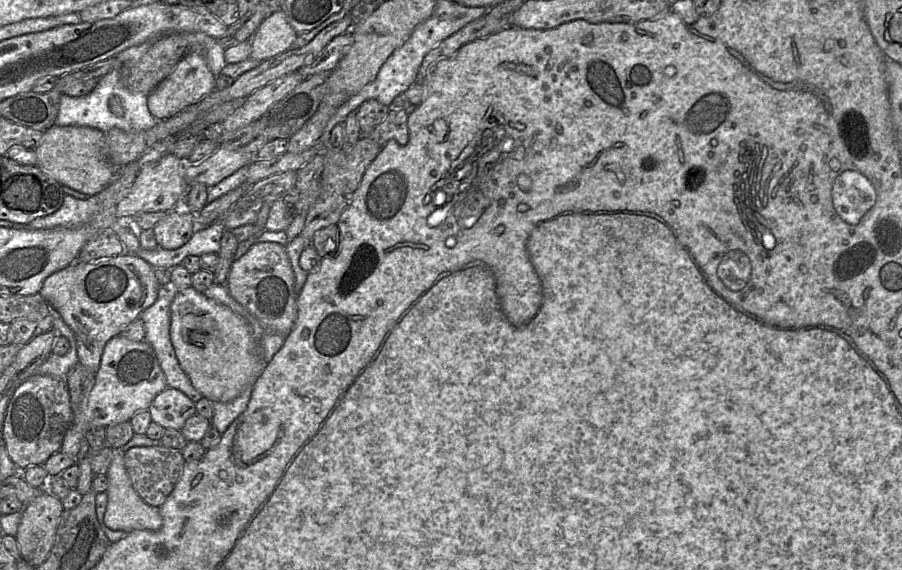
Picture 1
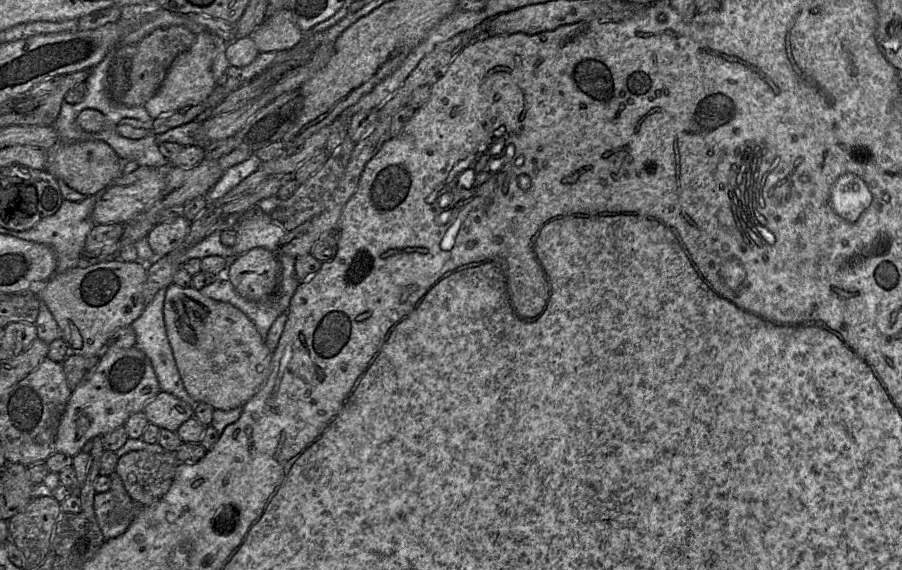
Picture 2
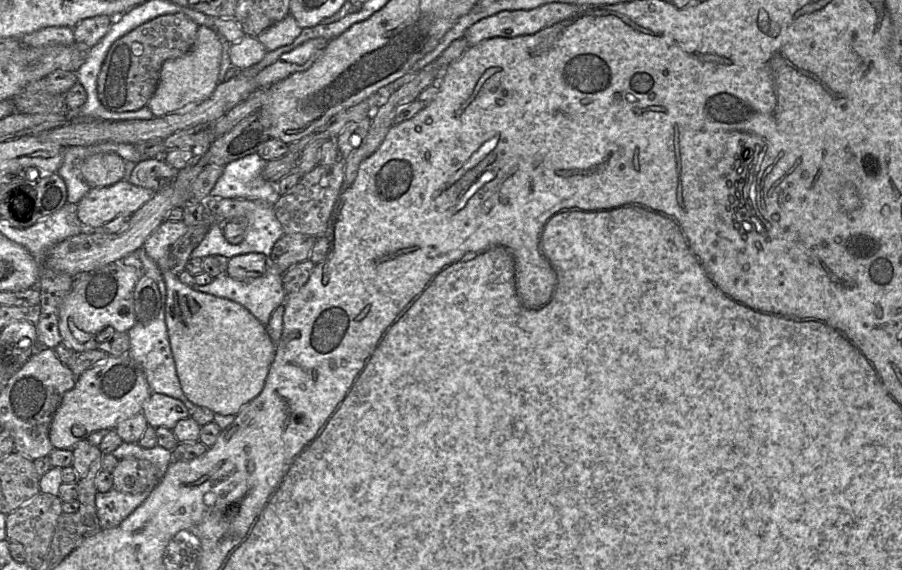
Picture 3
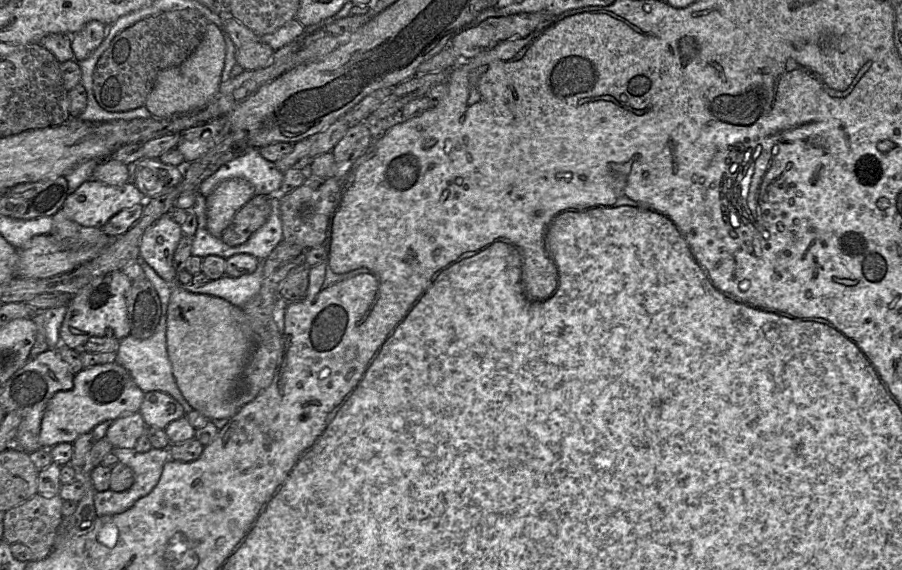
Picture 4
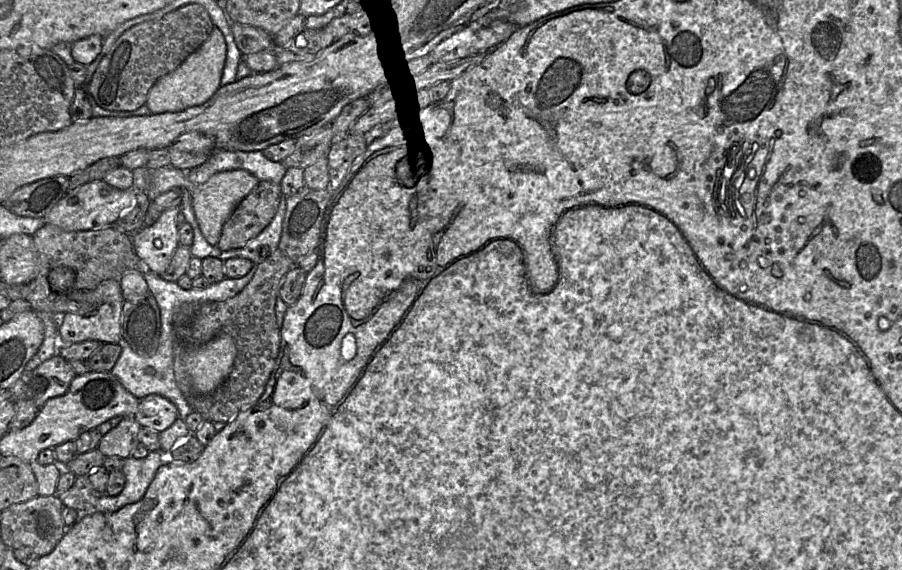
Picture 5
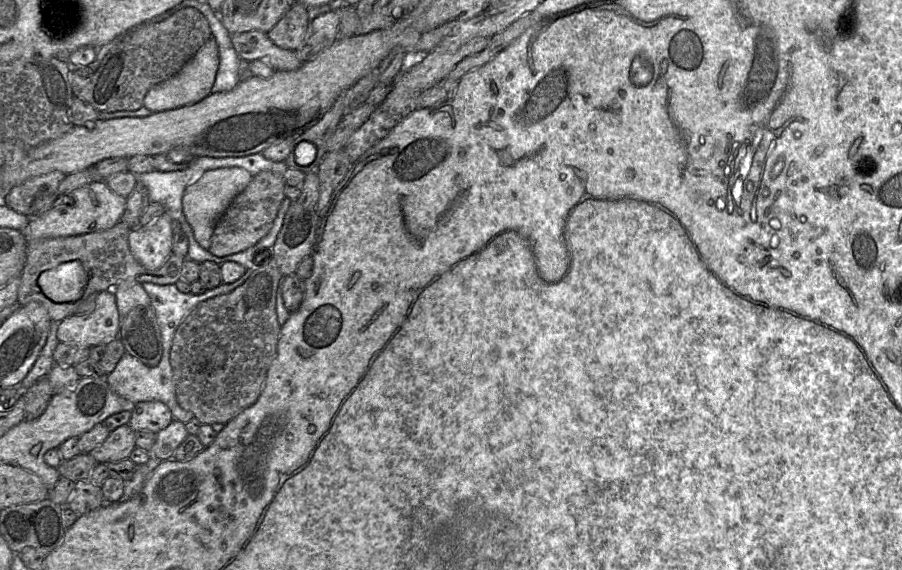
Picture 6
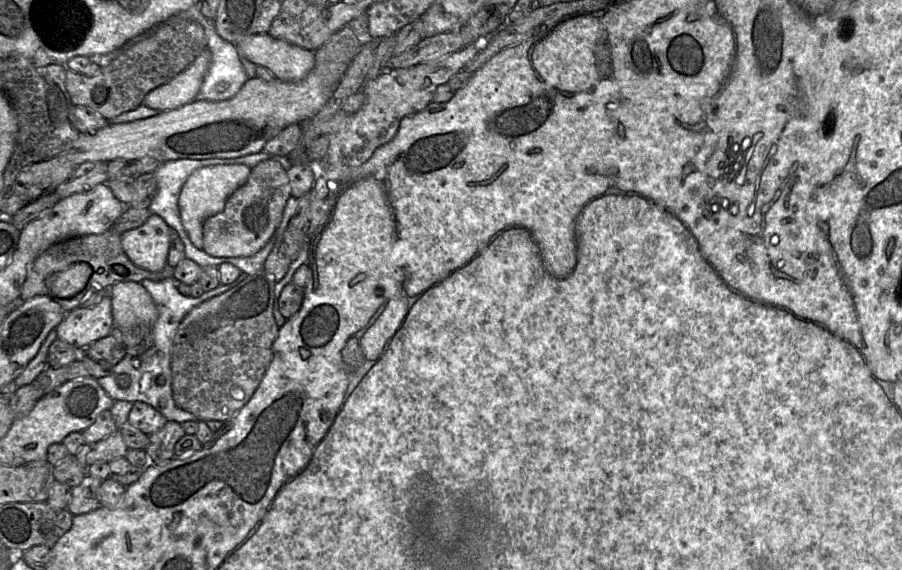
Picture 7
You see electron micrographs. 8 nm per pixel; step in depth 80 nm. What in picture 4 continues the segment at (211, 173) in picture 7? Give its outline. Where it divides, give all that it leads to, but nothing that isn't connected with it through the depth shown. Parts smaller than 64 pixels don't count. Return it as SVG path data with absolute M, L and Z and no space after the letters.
M242 178L228 179L218 184L206 196L206 223L209 233L221 237L238 210L255 194L254 187Z

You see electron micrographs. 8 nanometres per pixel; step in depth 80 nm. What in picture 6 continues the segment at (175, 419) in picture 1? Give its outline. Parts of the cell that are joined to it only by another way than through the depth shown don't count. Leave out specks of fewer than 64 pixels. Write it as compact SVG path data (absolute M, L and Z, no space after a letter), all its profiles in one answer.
M141 401L133 405L128 425L134 431L147 430L157 433L172 421L172 413L163 402Z

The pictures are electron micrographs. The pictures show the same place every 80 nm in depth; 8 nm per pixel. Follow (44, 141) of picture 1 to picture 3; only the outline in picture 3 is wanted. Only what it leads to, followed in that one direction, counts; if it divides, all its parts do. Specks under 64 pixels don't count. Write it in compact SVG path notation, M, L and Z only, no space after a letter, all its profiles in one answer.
M115 152L89 156L81 163L81 174L90 187L104 187L124 179L126 161Z

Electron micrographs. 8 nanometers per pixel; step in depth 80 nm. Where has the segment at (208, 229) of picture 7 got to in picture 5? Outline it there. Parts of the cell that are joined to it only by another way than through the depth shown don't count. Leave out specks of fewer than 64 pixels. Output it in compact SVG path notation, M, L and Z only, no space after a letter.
M259 181L225 221L216 246L223 251L243 247L273 219L281 198L280 184Z

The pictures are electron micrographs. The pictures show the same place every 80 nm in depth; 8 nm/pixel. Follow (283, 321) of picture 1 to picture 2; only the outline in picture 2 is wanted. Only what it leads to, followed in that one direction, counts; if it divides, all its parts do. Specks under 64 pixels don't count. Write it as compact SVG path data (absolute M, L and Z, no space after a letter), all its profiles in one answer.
M256 247L232 259L225 275L239 295L258 302L276 292L281 278L281 264L277 252Z

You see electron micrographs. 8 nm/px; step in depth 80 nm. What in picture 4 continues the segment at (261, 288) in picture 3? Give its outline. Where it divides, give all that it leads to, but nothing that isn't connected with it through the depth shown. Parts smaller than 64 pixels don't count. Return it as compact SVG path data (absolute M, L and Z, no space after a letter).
M259 260L256 270L239 277L223 275L216 280L196 287L190 284L180 284L185 290L220 297L231 304L242 307L249 299L258 293L263 279L263 261Z

